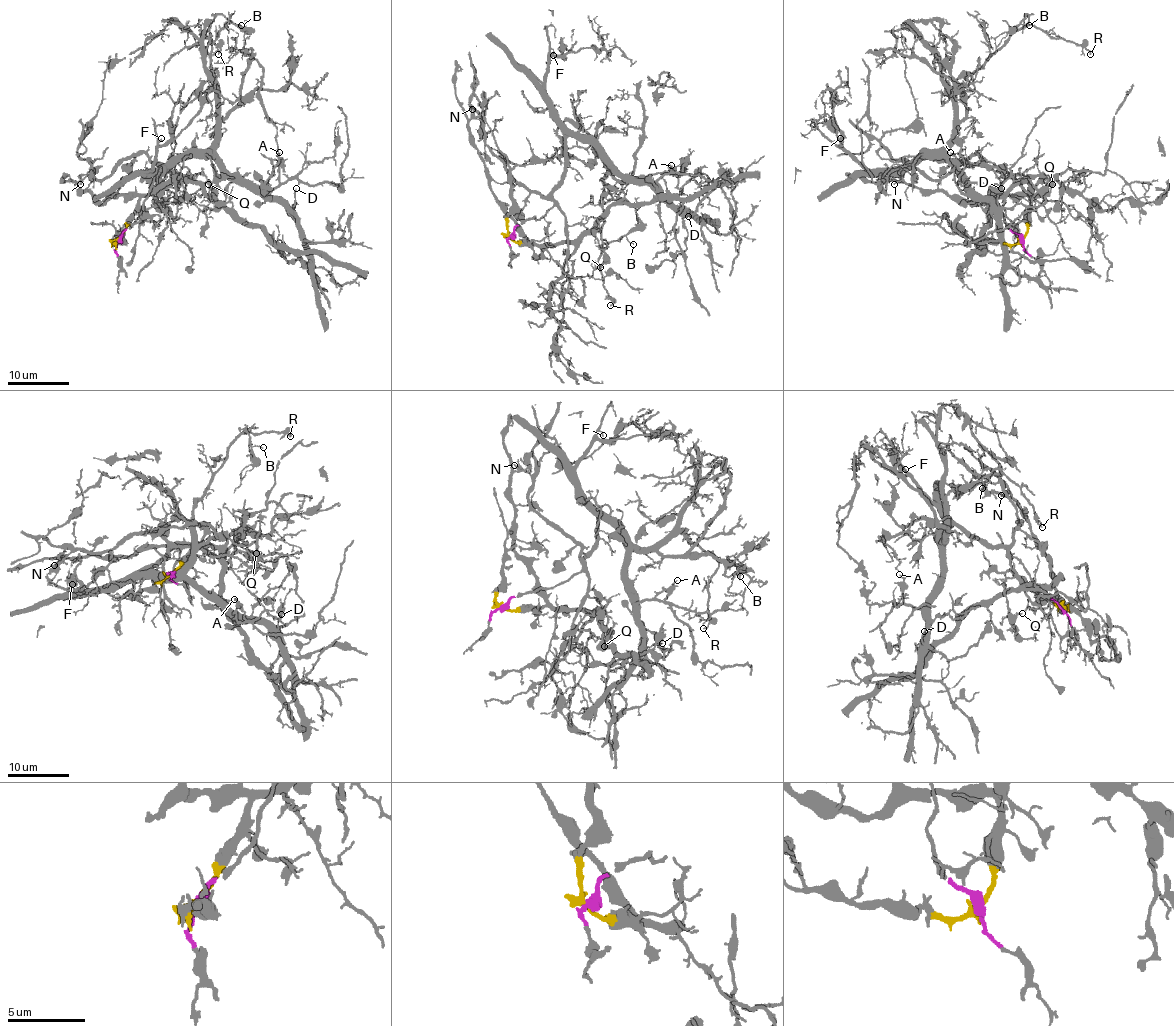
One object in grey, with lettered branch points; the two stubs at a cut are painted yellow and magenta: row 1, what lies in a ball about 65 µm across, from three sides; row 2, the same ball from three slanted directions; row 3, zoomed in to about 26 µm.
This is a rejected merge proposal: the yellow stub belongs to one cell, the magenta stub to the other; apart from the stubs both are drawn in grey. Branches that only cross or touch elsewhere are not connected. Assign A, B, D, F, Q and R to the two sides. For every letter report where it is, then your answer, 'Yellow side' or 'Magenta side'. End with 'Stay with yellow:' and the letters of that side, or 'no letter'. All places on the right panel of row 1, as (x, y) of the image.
A: Place: (950, 152). Magenta side
B: Place: (1029, 25). Magenta side
D: Place: (1001, 188). Magenta side
F: Place: (840, 138). Magenta side
Q: Place: (1052, 184). Magenta side
R: Place: (1090, 54). Magenta side
Stay with yellow: no letter

